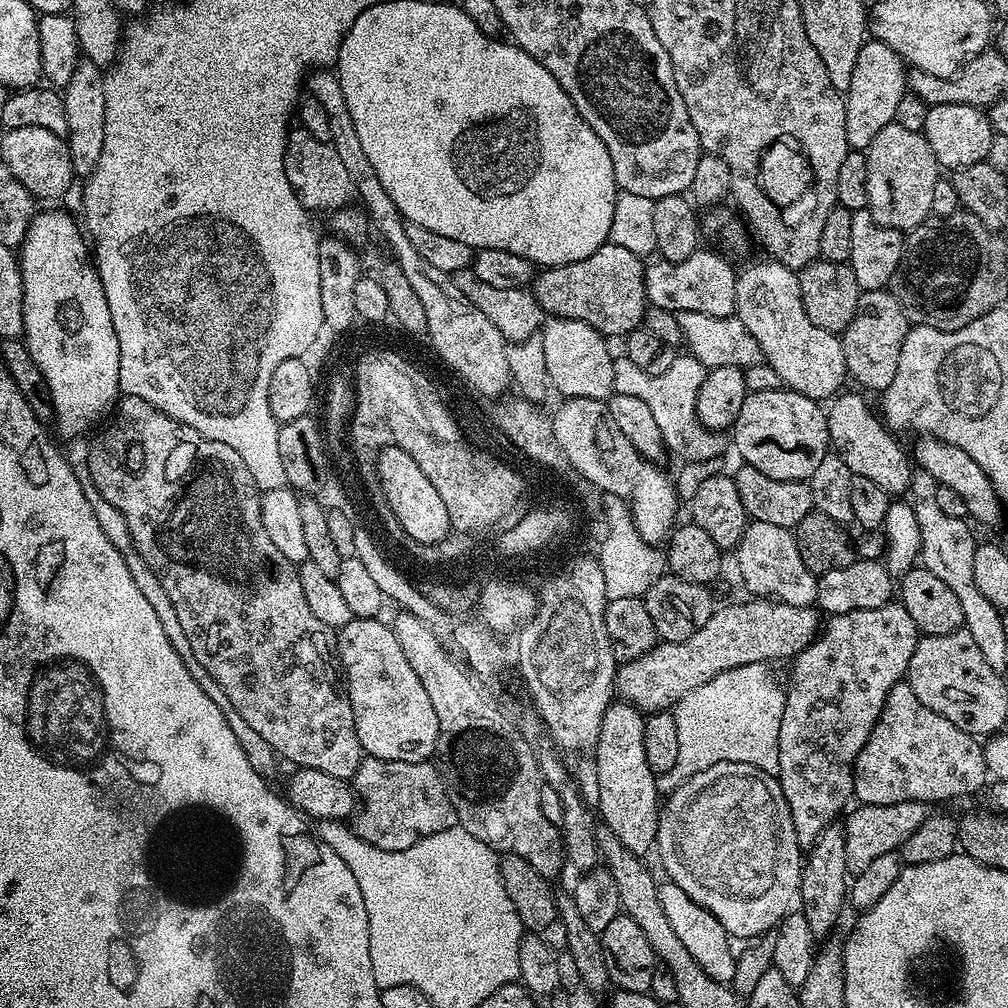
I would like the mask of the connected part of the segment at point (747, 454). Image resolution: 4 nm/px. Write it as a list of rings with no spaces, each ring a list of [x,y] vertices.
[[[783,386],[775,388],[774,390],[762,390],[761,392],[748,393],[748,397],[742,402],[742,410],[738,410],[736,423],[733,424],[730,429],[730,440],[733,445],[736,443],[736,452],[741,456],[739,459],[743,461],[743,463],[754,466],[754,470],[762,470],[762,474],[770,474],[770,478],[778,478],[779,480],[802,480],[806,482],[810,478],[810,474],[814,474],[818,462],[822,462],[822,458],[829,455],[830,452],[828,418],[825,409],[821,407],[817,401],[806,398],[797,392],[789,392],[788,389]]]

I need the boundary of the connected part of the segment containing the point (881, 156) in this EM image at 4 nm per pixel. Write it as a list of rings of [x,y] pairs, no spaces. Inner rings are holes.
[[[895,122],[882,126],[874,142],[864,152],[866,158],[866,194],[868,211],[880,224],[907,233],[932,216],[934,182],[942,178],[942,169],[926,142],[923,132],[906,130]]]

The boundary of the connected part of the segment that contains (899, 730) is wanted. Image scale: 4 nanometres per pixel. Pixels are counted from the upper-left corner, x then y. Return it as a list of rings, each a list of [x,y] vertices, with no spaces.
[[[906,682],[890,690],[878,722],[858,754],[852,777],[852,790],[860,804],[917,800],[926,806],[932,806],[935,800],[972,796],[990,780],[983,743],[966,730],[958,730],[942,714],[934,714],[930,706],[922,706],[918,694]]]

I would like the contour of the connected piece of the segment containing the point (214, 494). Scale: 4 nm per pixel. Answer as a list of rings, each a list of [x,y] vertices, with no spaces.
[[[124,396],[115,409],[115,416],[116,421],[97,440],[91,441],[90,475],[101,497],[106,502],[110,502],[110,505],[125,518],[135,555],[140,556],[142,562],[146,562],[146,566],[150,566],[158,582],[162,582],[162,590],[166,590],[170,602],[174,602],[178,622],[182,622],[182,630],[186,630],[186,638],[190,638],[190,650],[194,650],[194,658],[198,658],[198,662],[206,666],[210,678],[214,678],[214,682],[222,686],[230,706],[234,706],[234,710],[242,714],[242,719],[265,742],[270,742],[270,746],[281,761],[289,760],[296,768],[322,770],[322,774],[334,774],[334,778],[351,781],[365,755],[358,742],[358,730],[354,730],[354,710],[350,706],[347,695],[341,689],[340,692],[336,689],[338,668],[334,663],[334,636],[329,627],[320,622],[317,615],[310,610],[305,591],[302,590],[299,581],[297,565],[288,561],[282,551],[270,542],[260,509],[262,489],[254,482],[250,470],[246,470],[246,462],[242,462],[238,450],[230,450],[226,442],[218,442],[198,434],[198,430],[170,418],[165,412],[137,396]]]

